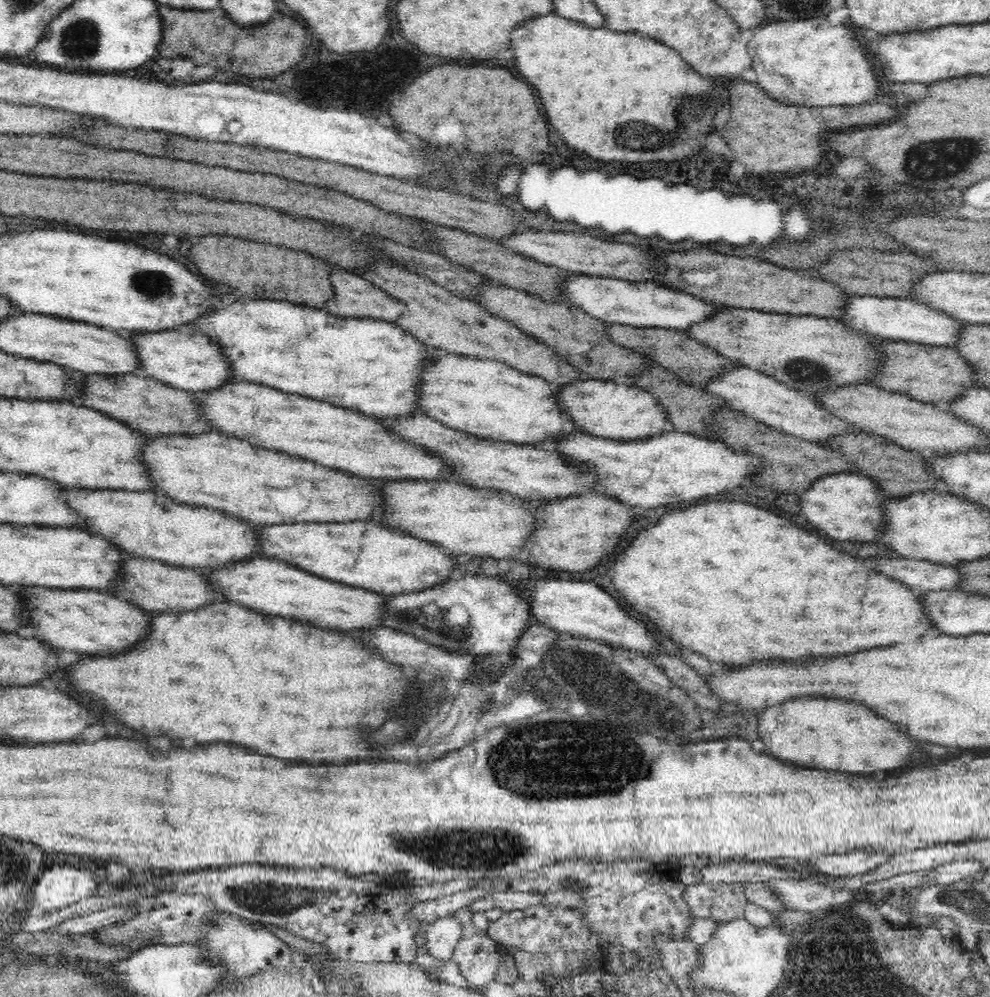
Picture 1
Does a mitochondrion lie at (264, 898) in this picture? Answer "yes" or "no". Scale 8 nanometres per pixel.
yes

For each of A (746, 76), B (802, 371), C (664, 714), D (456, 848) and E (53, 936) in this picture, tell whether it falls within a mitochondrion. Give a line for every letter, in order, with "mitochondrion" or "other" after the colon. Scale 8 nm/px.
A: other
B: mitochondrion
C: mitochondrion
D: mitochondrion
E: other

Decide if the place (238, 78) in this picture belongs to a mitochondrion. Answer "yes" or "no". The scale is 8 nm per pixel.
no

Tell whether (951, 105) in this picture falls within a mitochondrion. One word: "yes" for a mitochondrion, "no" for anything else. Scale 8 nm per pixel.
no

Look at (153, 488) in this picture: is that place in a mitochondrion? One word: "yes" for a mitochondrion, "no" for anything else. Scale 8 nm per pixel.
no

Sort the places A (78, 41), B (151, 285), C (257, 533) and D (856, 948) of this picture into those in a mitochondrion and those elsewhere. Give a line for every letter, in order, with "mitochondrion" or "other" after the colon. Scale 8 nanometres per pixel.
A: mitochondrion
B: mitochondrion
C: other
D: mitochondrion

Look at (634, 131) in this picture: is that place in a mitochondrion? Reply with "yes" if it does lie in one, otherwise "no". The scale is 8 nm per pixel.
yes

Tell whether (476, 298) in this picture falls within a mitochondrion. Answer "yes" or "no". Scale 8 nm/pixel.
no

